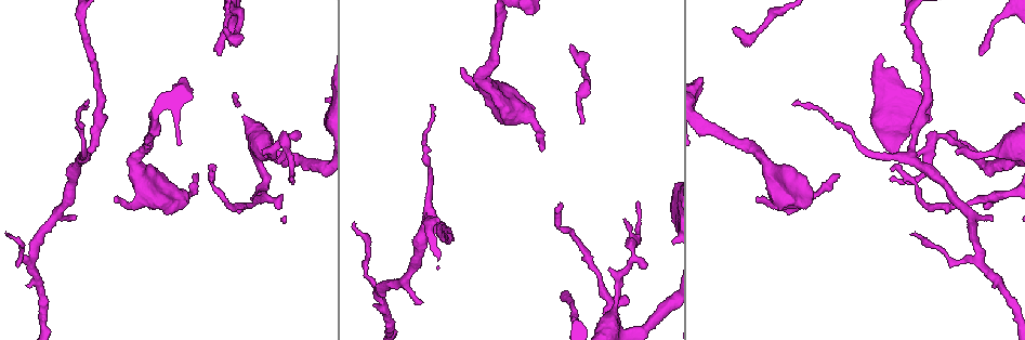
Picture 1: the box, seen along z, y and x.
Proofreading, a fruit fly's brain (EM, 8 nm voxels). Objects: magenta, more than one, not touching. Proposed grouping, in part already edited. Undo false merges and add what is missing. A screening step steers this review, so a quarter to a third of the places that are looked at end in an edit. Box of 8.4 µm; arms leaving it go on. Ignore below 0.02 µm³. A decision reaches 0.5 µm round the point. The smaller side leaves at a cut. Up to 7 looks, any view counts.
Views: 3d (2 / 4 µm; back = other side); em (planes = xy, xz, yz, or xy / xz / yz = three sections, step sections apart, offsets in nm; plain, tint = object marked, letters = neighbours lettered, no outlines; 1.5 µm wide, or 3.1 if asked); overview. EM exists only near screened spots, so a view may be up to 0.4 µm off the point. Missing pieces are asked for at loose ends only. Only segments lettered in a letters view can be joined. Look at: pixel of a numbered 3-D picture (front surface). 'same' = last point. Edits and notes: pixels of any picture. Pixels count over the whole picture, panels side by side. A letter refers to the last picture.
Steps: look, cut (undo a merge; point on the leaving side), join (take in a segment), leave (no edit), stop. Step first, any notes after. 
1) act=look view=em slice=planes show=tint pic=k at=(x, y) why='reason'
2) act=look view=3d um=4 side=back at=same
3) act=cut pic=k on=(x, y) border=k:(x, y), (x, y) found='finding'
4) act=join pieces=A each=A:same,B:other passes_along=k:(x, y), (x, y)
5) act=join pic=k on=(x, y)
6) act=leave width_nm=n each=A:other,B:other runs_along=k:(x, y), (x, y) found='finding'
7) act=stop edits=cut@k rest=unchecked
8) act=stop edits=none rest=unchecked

act=look view=em slice=xz step=8 show=letters pic=1 at=(991, 217) why='an open end'

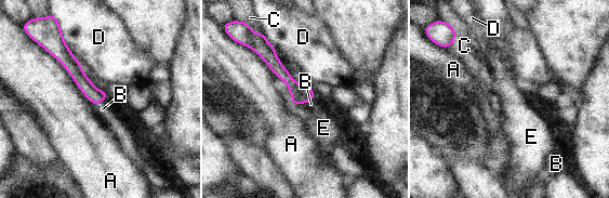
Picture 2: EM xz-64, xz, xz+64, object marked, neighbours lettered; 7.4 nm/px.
act=look view=em slice=planes show=letters at=same

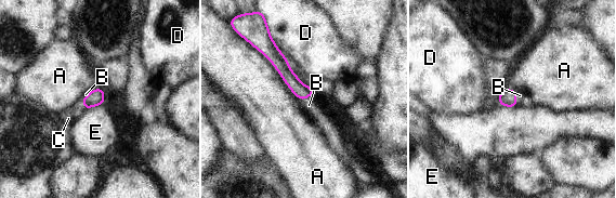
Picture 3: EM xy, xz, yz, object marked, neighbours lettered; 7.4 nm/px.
act=join pieces=B each=A:other,B:same,C:other,D:other,E:other passes_along=3:(301, 91), (299, 97), (309, 105) found='it goes on there'

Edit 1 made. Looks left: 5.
act=look view=overview

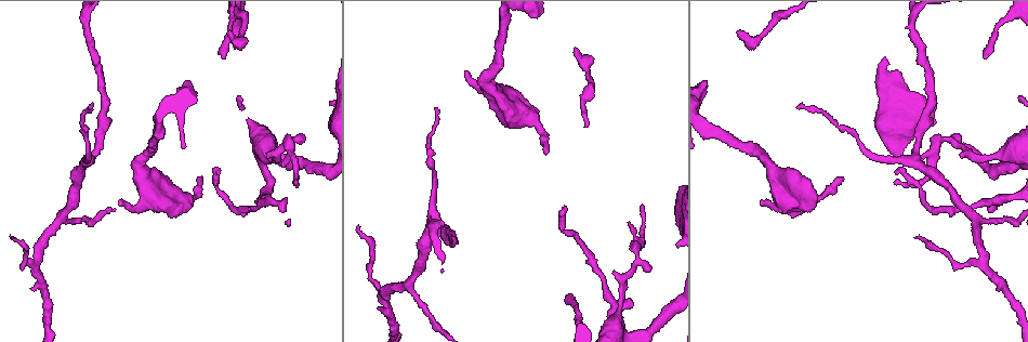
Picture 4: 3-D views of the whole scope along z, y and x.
act=look view=em slice=xy step=4 show=letters pic=4 at=(284, 167) why='free end'

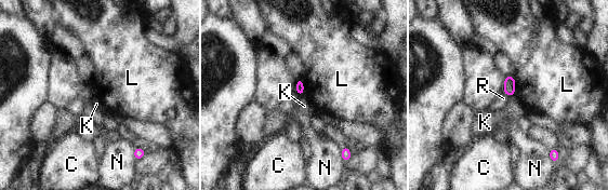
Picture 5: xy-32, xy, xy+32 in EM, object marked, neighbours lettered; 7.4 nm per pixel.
act=look view=em slice=planes show=letters at=same

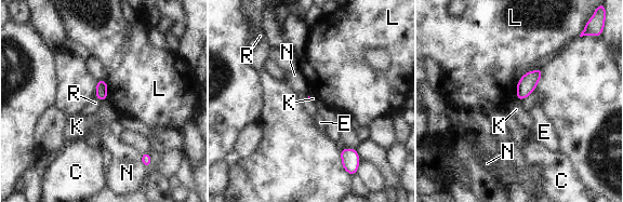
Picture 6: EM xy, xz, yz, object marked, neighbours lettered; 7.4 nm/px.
act=leave longest_contact=L:160nm each=C:other,E:other,K:other,L:other,N:other,R:other found='none of them fits'

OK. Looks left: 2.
act=look view=em slice=planes show=letters pic=4 at=(628, 300) why='free end'

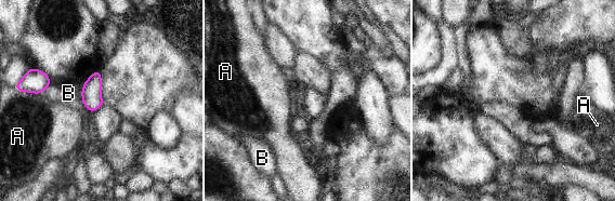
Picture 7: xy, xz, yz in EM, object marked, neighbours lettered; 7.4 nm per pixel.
act=leave width_nm=150 each=A:other,B:other border=7:(16, 89), (38, 94) found='no lettered segment goes on from it'

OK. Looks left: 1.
act=stop edits=join@3 rest=unchecked

